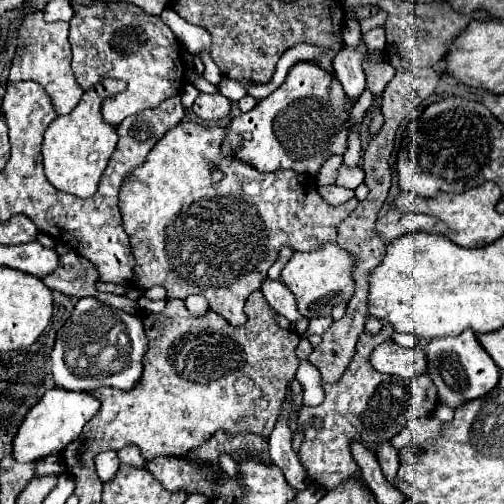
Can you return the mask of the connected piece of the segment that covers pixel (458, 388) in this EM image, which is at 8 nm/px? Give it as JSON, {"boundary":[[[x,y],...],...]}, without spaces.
{"boundary":[[[471,330],[453,338],[431,340],[425,348],[427,348],[429,376],[439,390],[439,400],[453,410],[467,404],[467,400],[477,400],[479,396],[485,396],[499,382],[499,376],[501,376],[499,368],[495,368],[495,362],[491,360],[491,356],[487,356],[483,348],[479,348],[477,336]]]}

